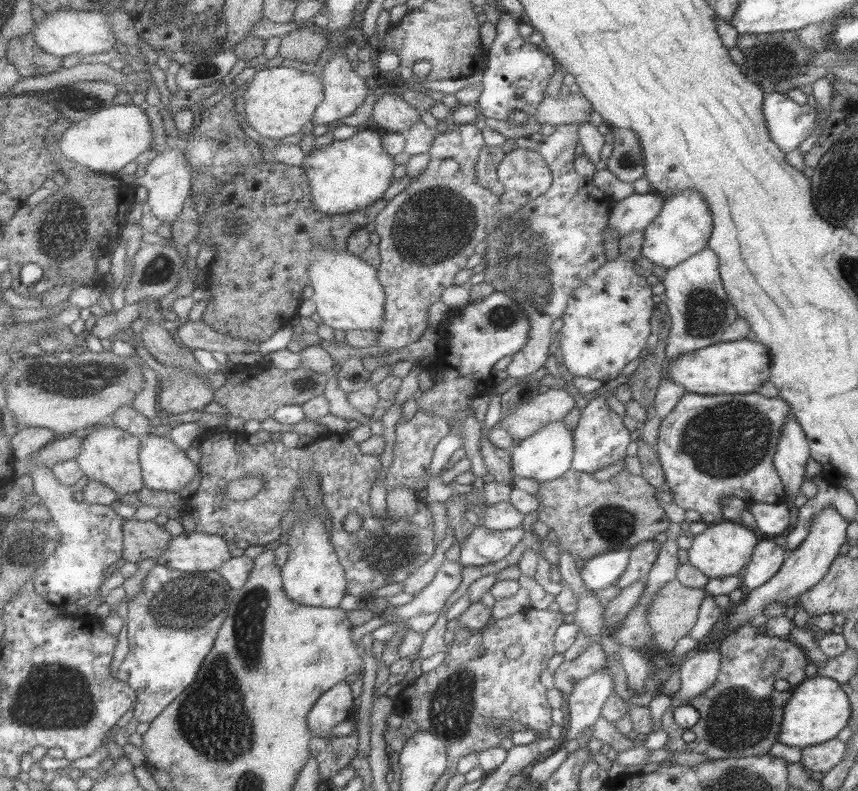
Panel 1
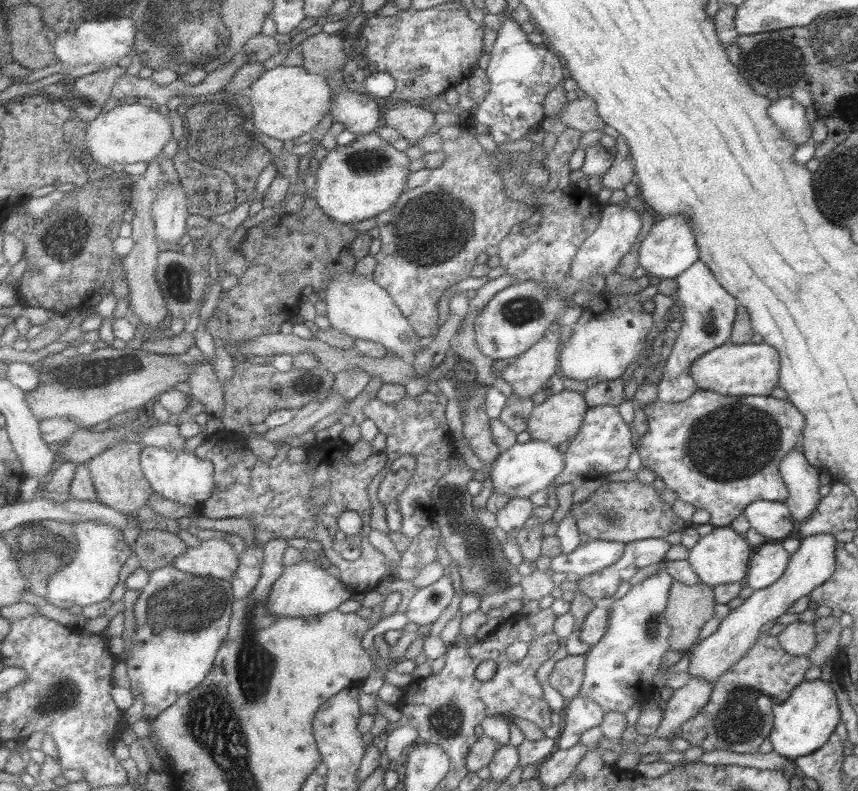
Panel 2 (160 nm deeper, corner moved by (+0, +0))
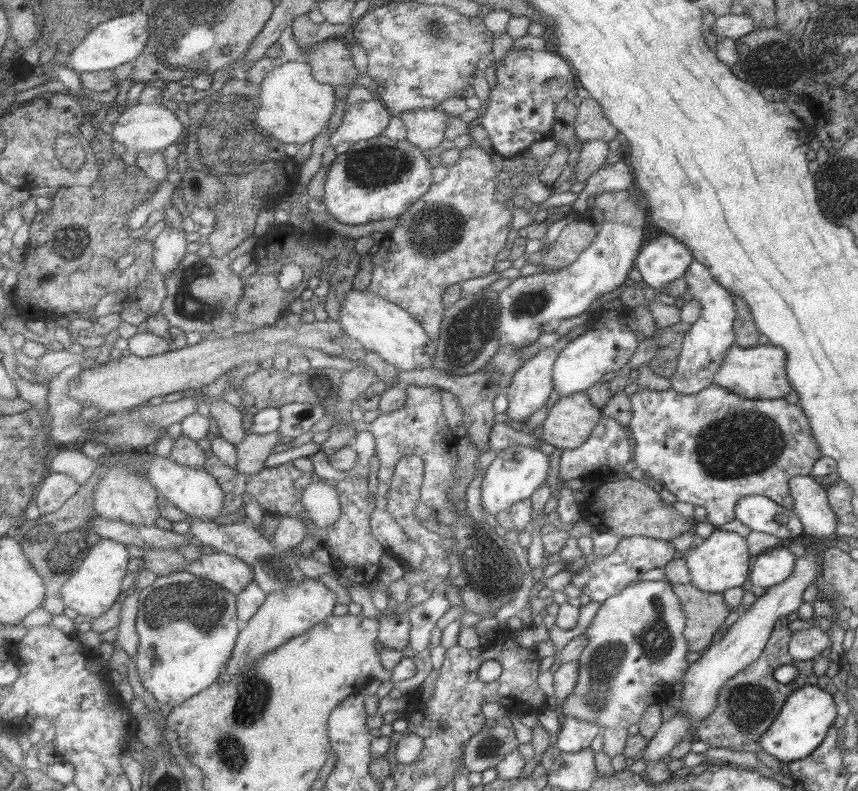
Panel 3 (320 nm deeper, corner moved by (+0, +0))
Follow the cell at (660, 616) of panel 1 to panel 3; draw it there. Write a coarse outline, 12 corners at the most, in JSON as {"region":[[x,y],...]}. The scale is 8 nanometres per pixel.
{"region":[[672,583],[689,652],[711,645],[730,608],[722,593]]}

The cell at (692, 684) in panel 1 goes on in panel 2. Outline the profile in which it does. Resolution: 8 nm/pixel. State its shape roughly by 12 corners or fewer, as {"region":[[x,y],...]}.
{"region":[[688,677],[652,736],[671,739],[707,703],[713,685]]}

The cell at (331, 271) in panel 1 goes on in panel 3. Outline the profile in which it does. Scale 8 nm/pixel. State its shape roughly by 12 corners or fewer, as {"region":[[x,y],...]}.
{"region":[[354,288],[339,322],[400,370],[434,366],[438,343],[406,309]]}

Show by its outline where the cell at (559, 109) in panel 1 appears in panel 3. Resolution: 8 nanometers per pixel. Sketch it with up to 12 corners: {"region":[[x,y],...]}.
{"region":[[587,96],[576,107],[575,136],[582,143],[617,138],[619,131]]}

